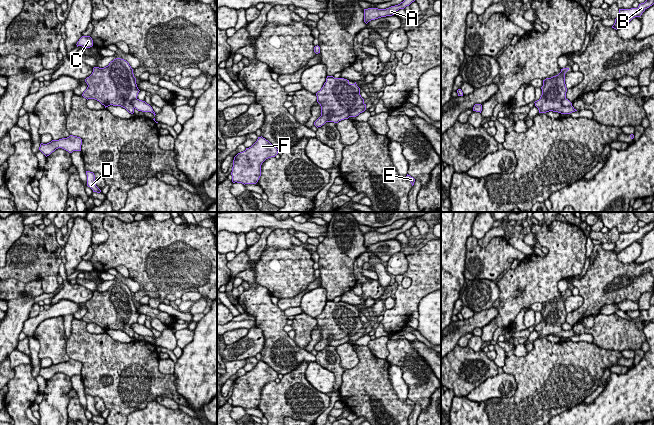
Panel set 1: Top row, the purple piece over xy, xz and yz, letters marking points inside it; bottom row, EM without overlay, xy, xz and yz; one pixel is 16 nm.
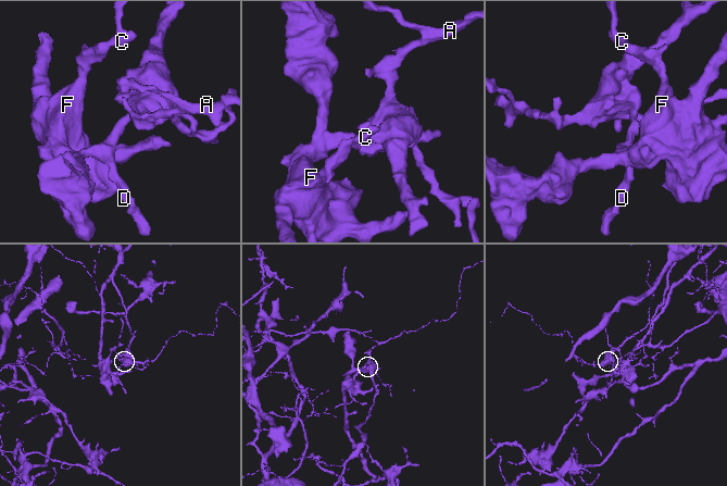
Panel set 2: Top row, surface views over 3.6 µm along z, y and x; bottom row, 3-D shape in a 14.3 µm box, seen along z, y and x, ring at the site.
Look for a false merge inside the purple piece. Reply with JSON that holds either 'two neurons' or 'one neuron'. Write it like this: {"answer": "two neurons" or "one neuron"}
{"answer": "two neurons"}

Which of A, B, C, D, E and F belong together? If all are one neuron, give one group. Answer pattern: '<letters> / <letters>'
A B E / C D F

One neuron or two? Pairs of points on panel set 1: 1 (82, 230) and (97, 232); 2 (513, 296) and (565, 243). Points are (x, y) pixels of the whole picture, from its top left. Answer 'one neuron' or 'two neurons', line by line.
1: two neurons
2: one neuron

